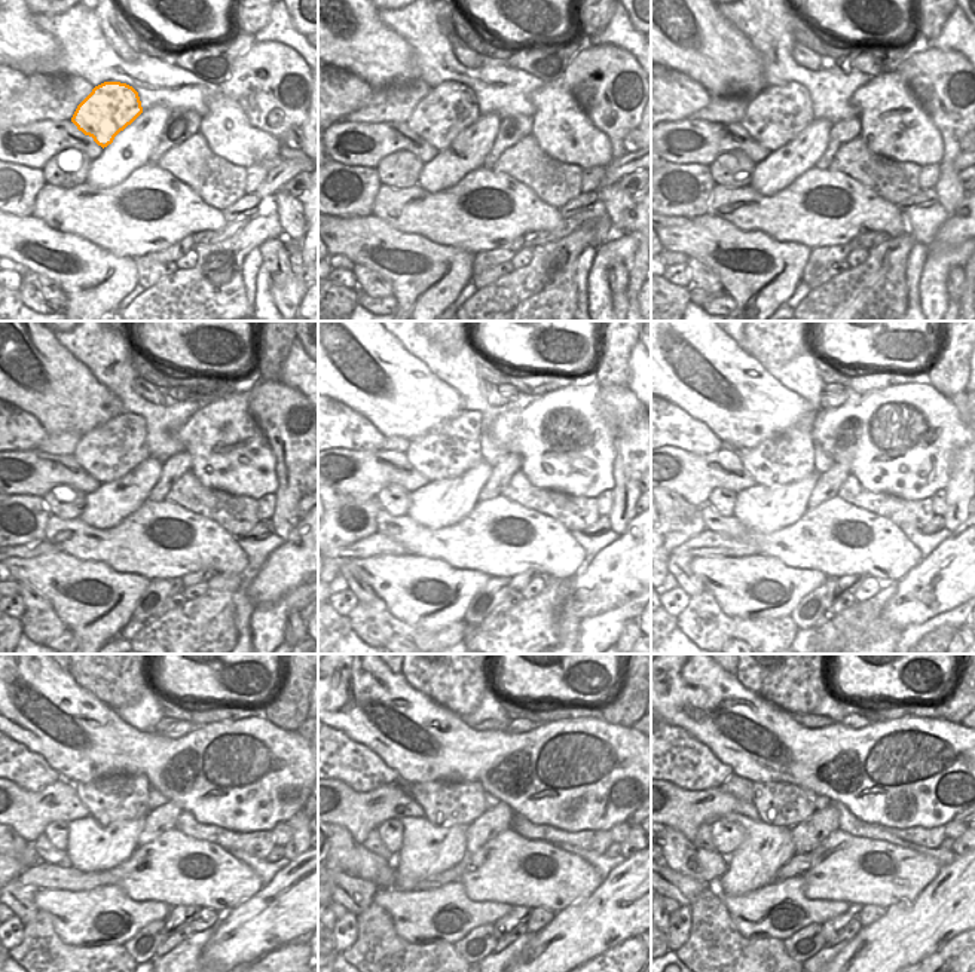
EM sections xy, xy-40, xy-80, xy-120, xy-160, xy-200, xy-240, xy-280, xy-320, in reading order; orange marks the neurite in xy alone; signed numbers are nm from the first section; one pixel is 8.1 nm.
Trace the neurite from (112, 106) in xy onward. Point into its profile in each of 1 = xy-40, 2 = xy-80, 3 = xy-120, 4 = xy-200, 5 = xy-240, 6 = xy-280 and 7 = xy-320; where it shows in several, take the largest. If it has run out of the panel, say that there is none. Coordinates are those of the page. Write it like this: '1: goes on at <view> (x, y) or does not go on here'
1: goes on at xy-40 (449, 107)
2: goes on at xy-80 (775, 116)
3: goes on at xy-120 (110, 451)
4: goes on at xy-200 (789, 457)
5: goes on at xy-240 (118, 797)
6: goes on at xy-280 (445, 803)
7: goes on at xy-320 (782, 804)

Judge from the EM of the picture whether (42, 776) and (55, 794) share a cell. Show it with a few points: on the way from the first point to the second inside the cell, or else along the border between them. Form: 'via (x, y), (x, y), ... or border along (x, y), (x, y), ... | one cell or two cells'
border along (61, 778), (40, 789), (24, 789), (15, 783) | two cells

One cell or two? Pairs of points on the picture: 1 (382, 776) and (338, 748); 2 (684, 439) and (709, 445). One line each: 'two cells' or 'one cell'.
1: one cell
2: one cell

